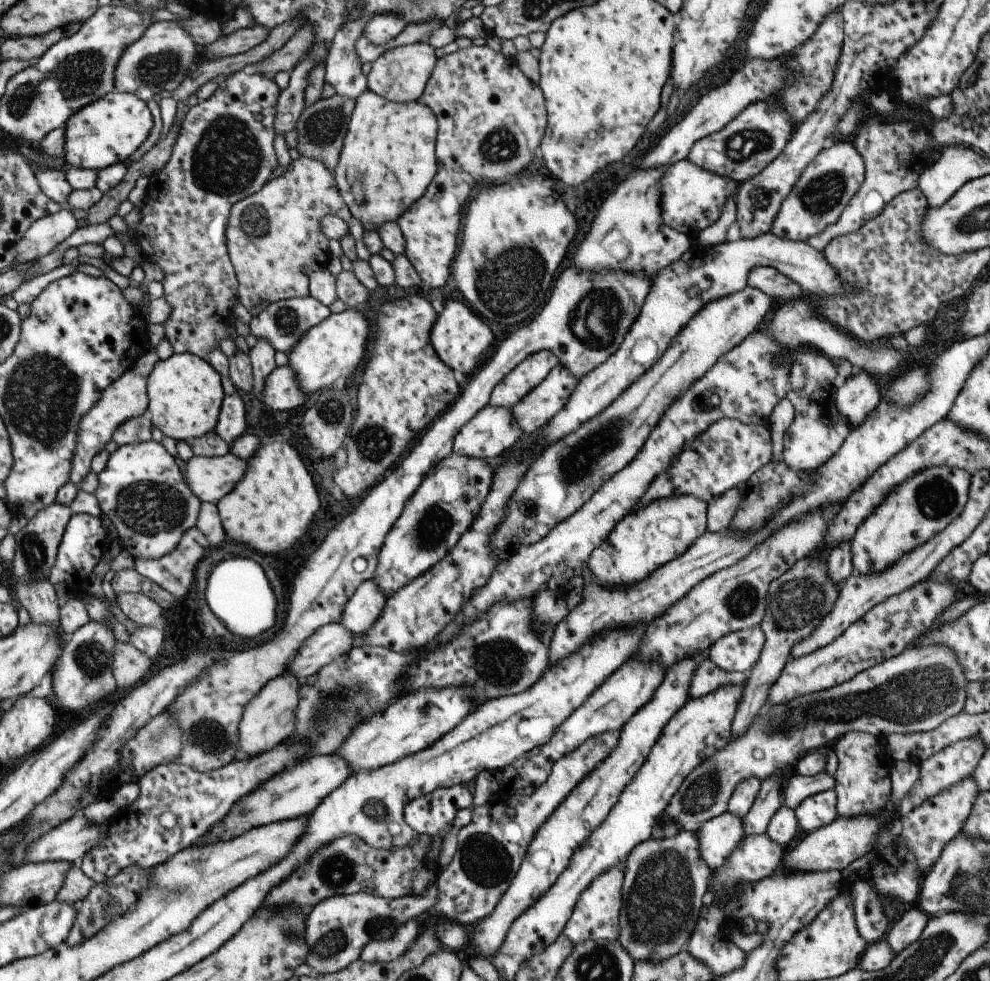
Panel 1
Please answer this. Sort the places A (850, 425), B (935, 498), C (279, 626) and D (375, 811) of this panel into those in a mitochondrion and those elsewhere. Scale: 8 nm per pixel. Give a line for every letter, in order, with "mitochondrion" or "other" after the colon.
A: other
B: mitochondrion
C: other
D: mitochondrion

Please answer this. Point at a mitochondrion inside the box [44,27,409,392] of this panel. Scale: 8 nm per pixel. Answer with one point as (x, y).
(228, 157)

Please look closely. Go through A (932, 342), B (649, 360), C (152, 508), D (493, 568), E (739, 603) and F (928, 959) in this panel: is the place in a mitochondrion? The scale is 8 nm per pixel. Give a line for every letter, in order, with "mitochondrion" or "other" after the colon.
A: other
B: other
C: mitochondrion
D: other
E: mitochondrion
F: mitochondrion

